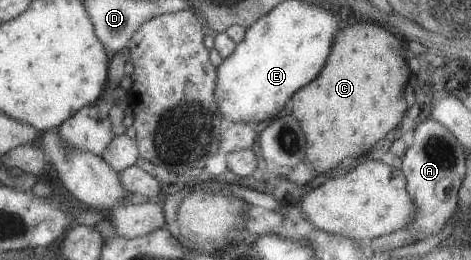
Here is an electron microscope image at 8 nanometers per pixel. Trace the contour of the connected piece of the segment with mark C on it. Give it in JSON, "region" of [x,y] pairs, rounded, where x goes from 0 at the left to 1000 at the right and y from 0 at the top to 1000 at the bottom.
{"region":[[[790,77],[724,104],[707,142],[690,250],[656,327],[616,373],[620,442],[631,454],[652,542],[652,619],[671,669],[694,665],[737,604],[779,588],[817,527],[864,419],[856,335],[868,296],[860,250],[862,165]]]}

